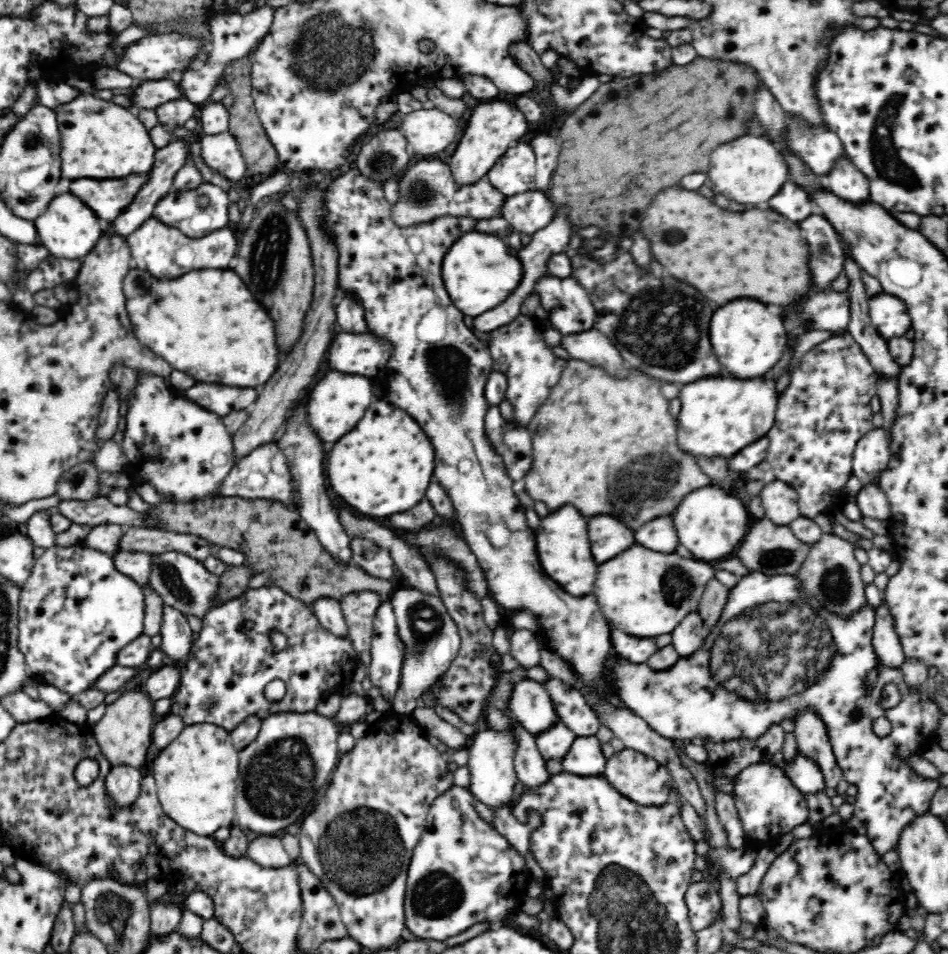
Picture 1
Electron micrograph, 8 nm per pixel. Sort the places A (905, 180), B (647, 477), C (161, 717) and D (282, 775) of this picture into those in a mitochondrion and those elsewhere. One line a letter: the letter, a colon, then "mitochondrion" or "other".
A: mitochondrion
B: mitochondrion
C: other
D: mitochondrion

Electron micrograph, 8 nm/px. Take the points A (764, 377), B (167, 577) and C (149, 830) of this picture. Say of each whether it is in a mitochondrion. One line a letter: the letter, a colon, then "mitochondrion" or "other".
A: other
B: mitochondrion
C: other

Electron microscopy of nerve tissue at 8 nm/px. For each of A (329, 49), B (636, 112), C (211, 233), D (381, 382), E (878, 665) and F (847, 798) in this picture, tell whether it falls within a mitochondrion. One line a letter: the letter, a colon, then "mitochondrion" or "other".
A: mitochondrion
B: mitochondrion
C: other
D: other
E: other
F: other

